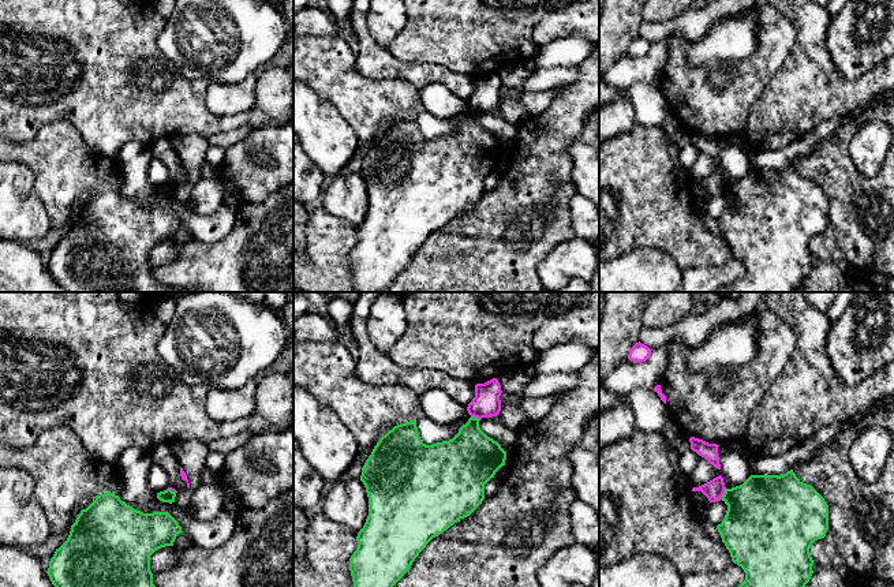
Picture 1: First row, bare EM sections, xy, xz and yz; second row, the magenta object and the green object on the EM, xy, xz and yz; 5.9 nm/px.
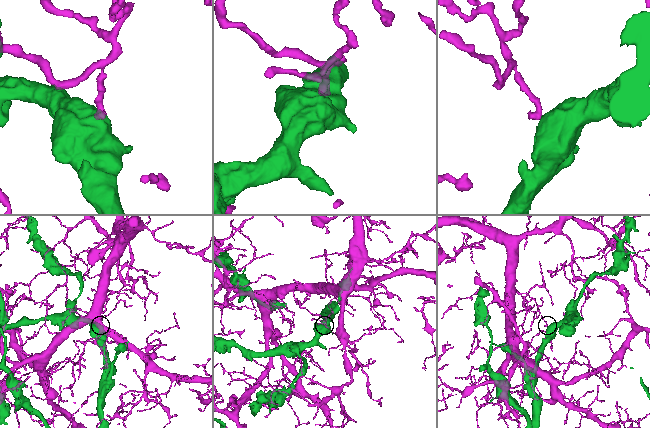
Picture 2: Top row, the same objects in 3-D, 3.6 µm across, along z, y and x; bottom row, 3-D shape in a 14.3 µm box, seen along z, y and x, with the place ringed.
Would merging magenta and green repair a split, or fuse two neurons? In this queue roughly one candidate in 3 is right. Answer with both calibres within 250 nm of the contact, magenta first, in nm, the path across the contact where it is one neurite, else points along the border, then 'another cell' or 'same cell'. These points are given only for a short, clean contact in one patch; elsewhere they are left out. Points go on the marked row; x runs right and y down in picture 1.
120 nm thick on the magenta side, 400 nm on the other; another cell

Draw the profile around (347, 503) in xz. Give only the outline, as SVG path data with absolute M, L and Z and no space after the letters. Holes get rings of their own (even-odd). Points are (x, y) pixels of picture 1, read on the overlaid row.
M343 476L322 498L322 513L359 532L369 516L369 497L360 479Z

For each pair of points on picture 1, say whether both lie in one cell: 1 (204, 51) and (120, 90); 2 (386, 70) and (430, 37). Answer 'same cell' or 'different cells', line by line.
1: different cells
2: different cells

